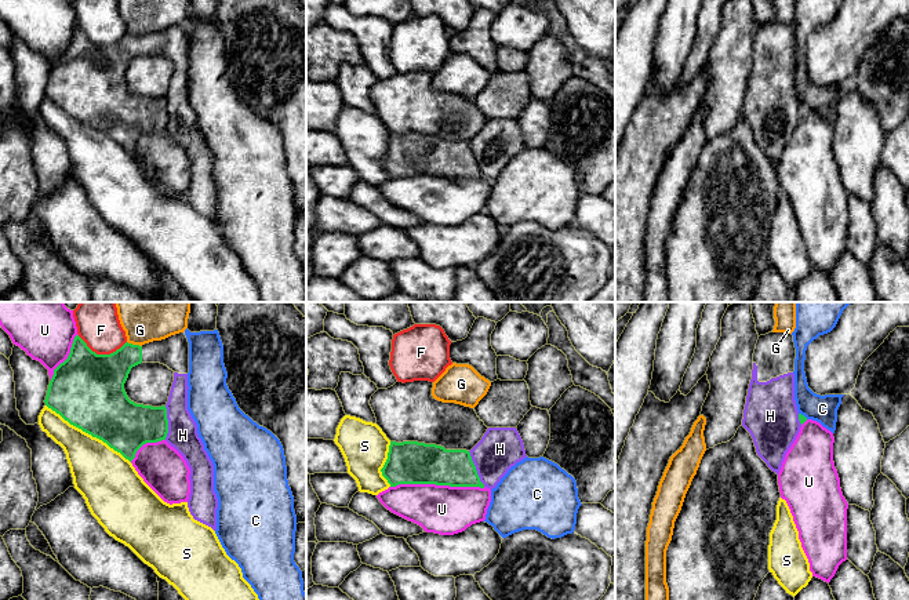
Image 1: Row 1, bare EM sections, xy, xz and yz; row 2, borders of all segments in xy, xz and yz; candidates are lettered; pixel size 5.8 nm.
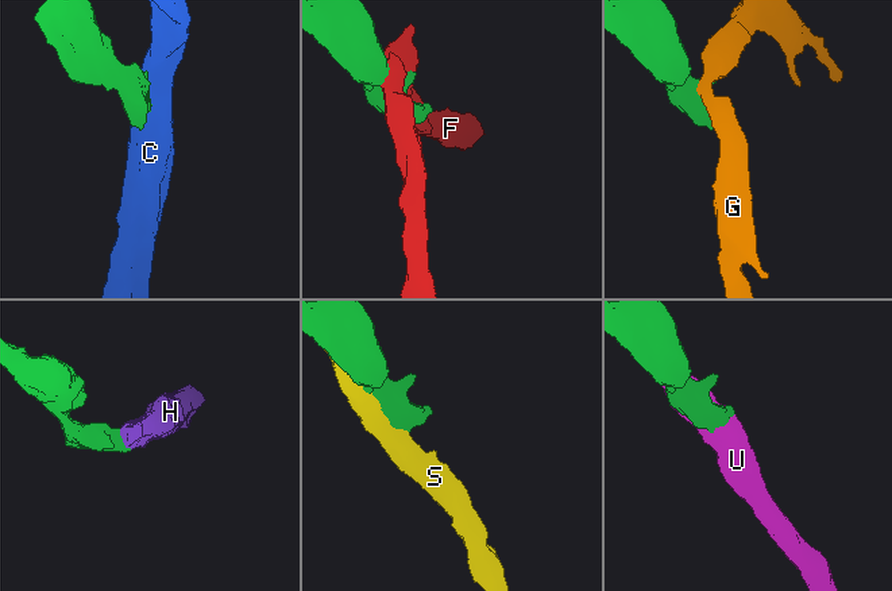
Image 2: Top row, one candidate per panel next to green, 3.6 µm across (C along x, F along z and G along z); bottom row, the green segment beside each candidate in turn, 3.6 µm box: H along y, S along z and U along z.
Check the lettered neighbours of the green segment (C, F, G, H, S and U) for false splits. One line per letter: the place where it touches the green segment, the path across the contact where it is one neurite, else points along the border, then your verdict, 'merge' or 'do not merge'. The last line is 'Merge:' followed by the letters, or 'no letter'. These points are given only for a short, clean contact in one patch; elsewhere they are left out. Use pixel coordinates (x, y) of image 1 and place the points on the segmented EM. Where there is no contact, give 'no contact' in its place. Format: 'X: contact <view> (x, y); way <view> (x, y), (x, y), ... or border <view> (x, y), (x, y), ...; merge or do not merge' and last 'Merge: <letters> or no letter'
C: contact yz (803, 415); border yz (799, 413), (807, 418); do not merge
F: contact xy (102, 355); do not merge
G: contact xy (134, 345); border xy (127, 341), (141, 346); do not merge
H: contact xz (475, 469); way xz (433, 464), (475, 469), (482, 466), (500, 448); merge
S: contact xy (88, 433); do not merge
U: contact xz (437, 484); do not merge
Merge: H

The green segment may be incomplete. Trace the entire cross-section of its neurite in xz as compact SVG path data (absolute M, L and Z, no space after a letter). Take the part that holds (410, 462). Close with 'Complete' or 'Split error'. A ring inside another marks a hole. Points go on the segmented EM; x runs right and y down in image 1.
M488 428L470 451L418 441L390 441L381 472L390 487L436 484L492 490L524 458L524 444L516 428Z. Split error

